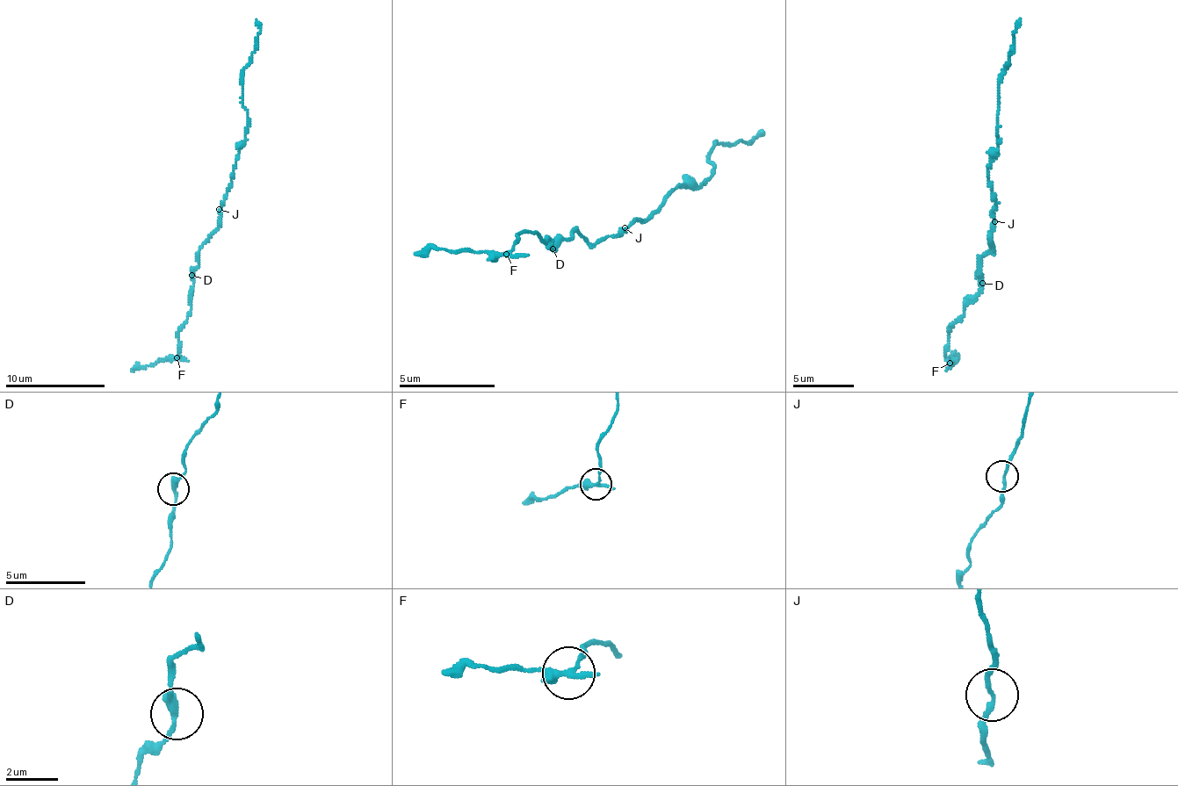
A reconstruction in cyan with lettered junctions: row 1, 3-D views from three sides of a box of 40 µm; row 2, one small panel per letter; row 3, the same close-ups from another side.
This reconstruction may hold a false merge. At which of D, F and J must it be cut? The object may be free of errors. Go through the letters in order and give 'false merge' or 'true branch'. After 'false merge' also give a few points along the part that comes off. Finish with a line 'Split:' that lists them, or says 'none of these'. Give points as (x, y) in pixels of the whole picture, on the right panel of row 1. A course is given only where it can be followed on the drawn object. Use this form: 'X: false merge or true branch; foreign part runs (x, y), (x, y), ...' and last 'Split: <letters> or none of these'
D: true branch
F: false merge
J: true branch
Split: F

